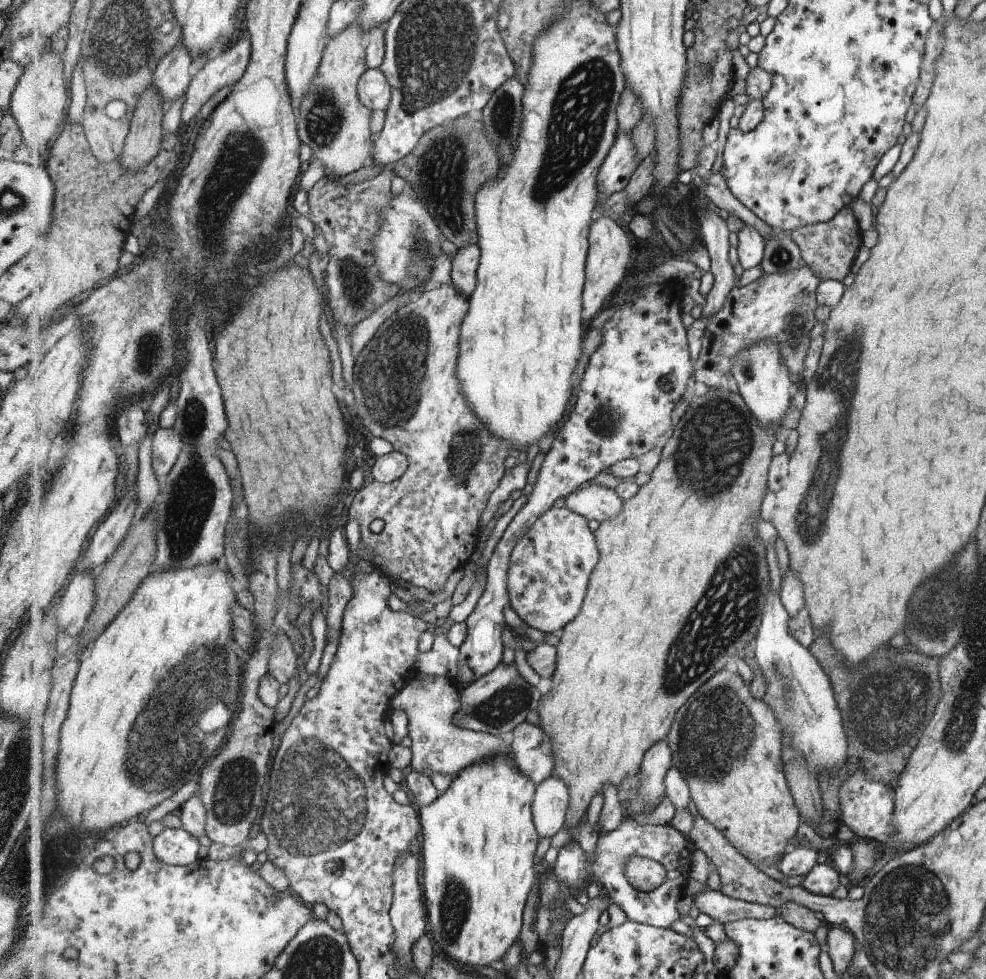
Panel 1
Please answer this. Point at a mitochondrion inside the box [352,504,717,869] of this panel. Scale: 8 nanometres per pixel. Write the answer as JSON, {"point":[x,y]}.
{"point":[505,703]}

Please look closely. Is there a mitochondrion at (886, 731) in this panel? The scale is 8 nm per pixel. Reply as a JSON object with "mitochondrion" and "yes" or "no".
{"mitochondrion":"yes"}

